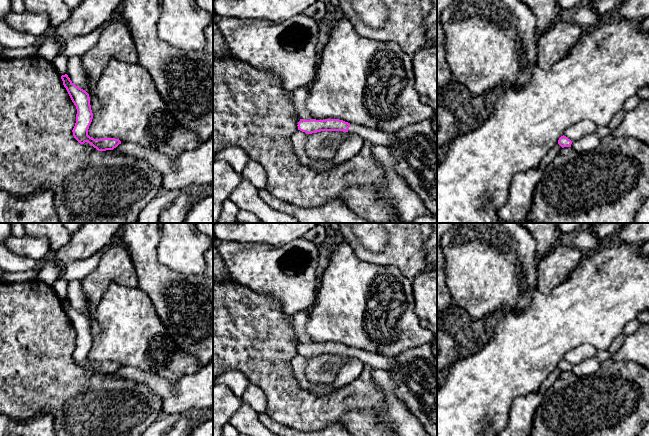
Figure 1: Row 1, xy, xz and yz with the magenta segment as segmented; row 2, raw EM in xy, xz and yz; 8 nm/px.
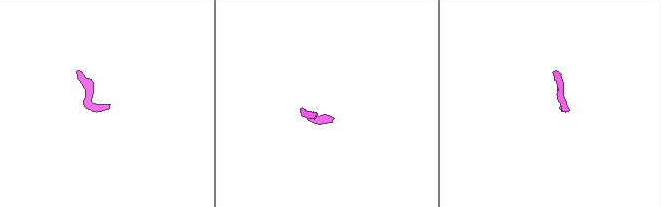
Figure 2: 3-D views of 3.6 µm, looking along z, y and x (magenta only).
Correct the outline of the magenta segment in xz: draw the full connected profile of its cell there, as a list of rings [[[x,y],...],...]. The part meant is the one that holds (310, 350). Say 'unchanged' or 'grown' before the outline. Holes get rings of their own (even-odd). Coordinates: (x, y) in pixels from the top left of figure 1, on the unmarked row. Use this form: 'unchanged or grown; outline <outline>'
grown; outline [[[300,343],[298,354],[306,358],[317,357],[320,355],[343,355],[360,360],[364,366],[372,367],[375,370],[387,371],[392,365],[392,358],[382,356],[377,353],[368,352],[356,348],[350,348],[339,343]]]

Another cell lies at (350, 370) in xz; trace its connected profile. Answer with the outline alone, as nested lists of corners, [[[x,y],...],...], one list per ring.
[[[352,358],[340,367],[334,382],[325,385],[335,388],[343,387],[355,380],[362,373],[364,367],[360,360]]]

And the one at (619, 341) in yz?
[[[624,333],[620,334],[620,335],[612,342],[612,344],[611,344],[611,346],[609,347],[608,350],[609,350],[611,353],[617,352],[617,351],[621,348],[621,346],[624,344],[626,338],[627,338],[627,336],[626,336]]]

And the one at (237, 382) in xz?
[[[233,370],[219,375],[215,383],[228,387],[243,402],[248,403],[257,413],[265,413],[267,401],[260,387],[252,384],[240,371]]]

